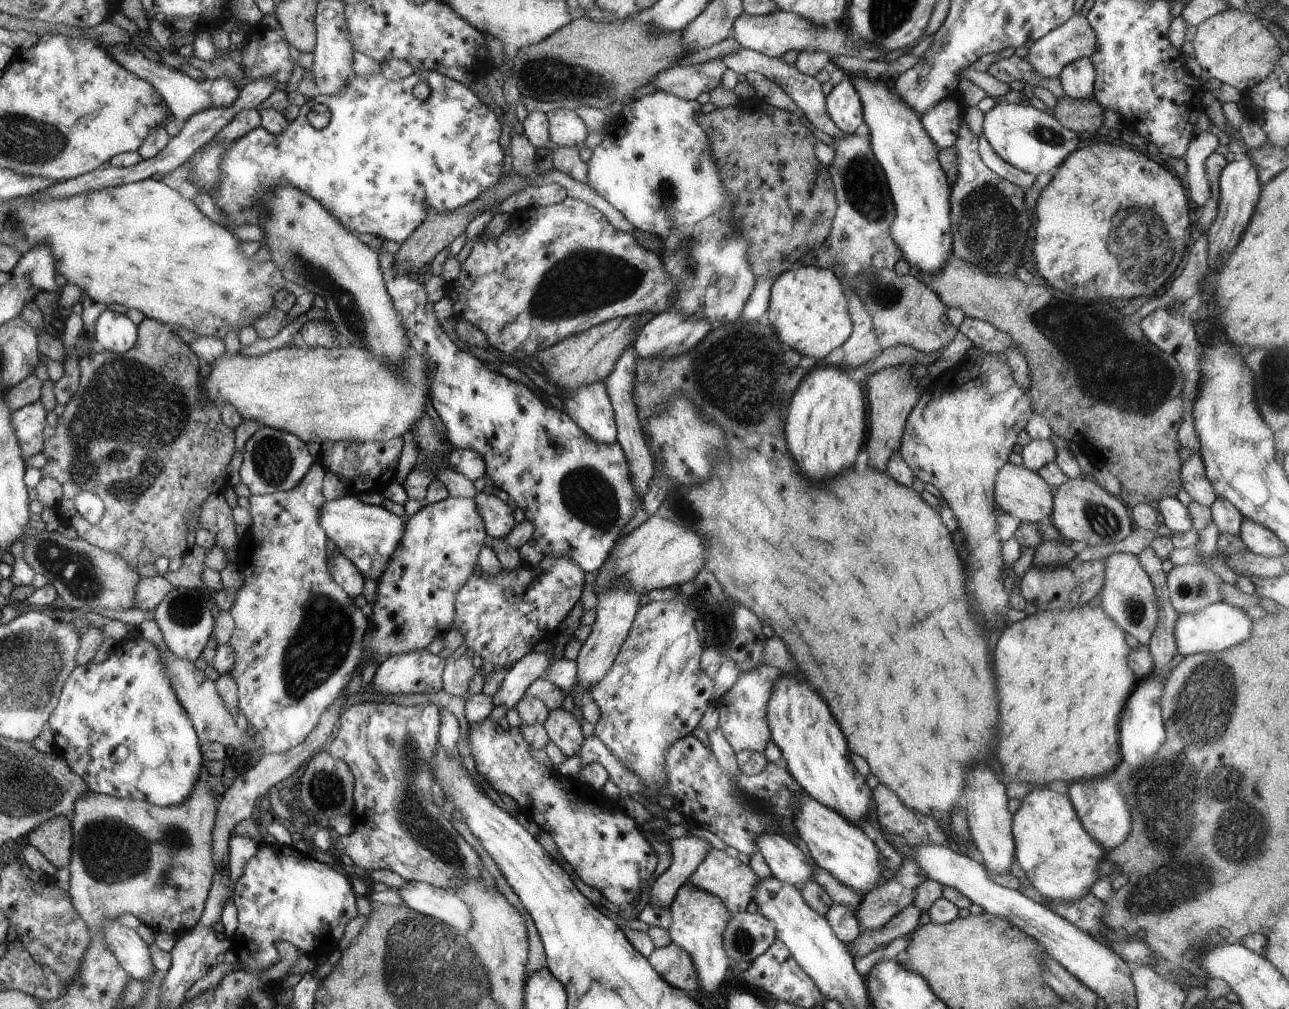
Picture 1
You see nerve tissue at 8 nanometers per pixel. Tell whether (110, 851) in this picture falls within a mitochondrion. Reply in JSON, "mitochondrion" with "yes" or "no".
{"mitochondrion":"yes"}

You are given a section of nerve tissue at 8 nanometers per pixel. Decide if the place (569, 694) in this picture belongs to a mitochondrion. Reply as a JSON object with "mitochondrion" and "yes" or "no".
{"mitochondrion":"no"}

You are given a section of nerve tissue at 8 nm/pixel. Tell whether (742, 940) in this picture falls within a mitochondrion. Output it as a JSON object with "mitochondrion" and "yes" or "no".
{"mitochondrion":"yes"}

